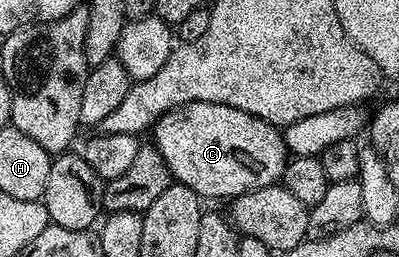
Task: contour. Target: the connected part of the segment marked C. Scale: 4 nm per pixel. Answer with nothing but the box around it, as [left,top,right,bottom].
[154,101,290,201]

